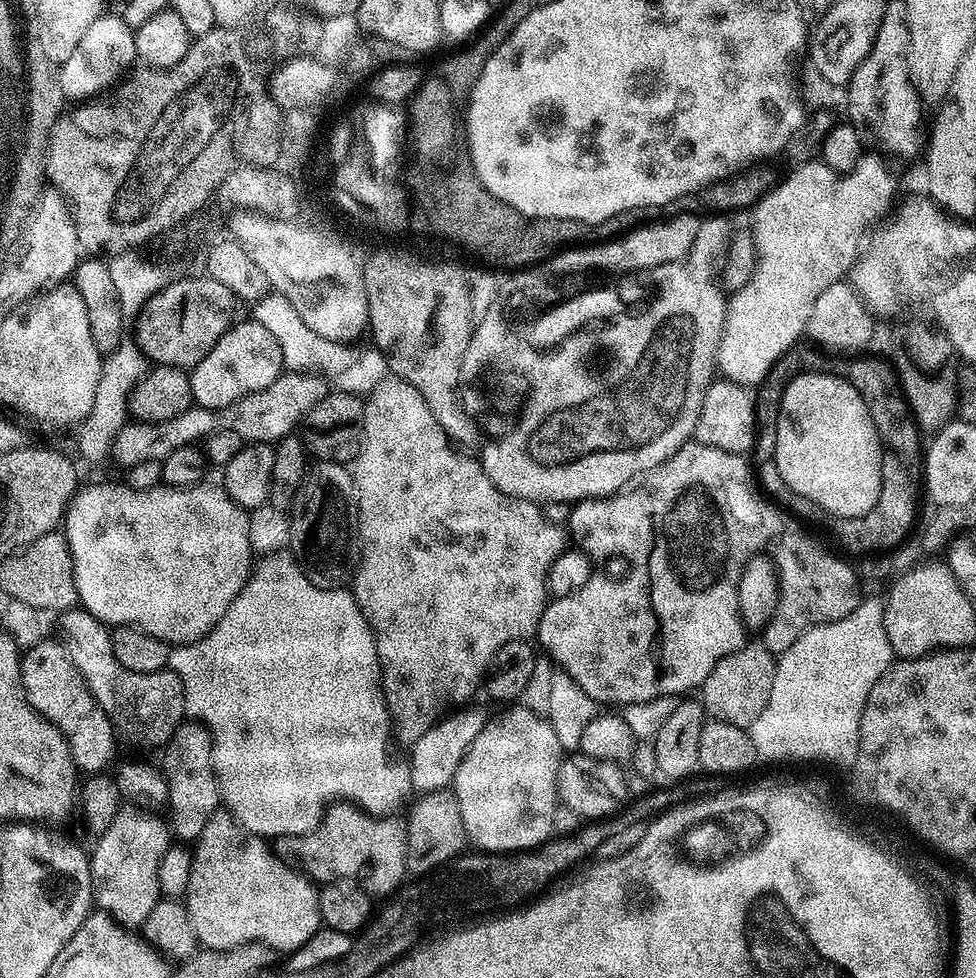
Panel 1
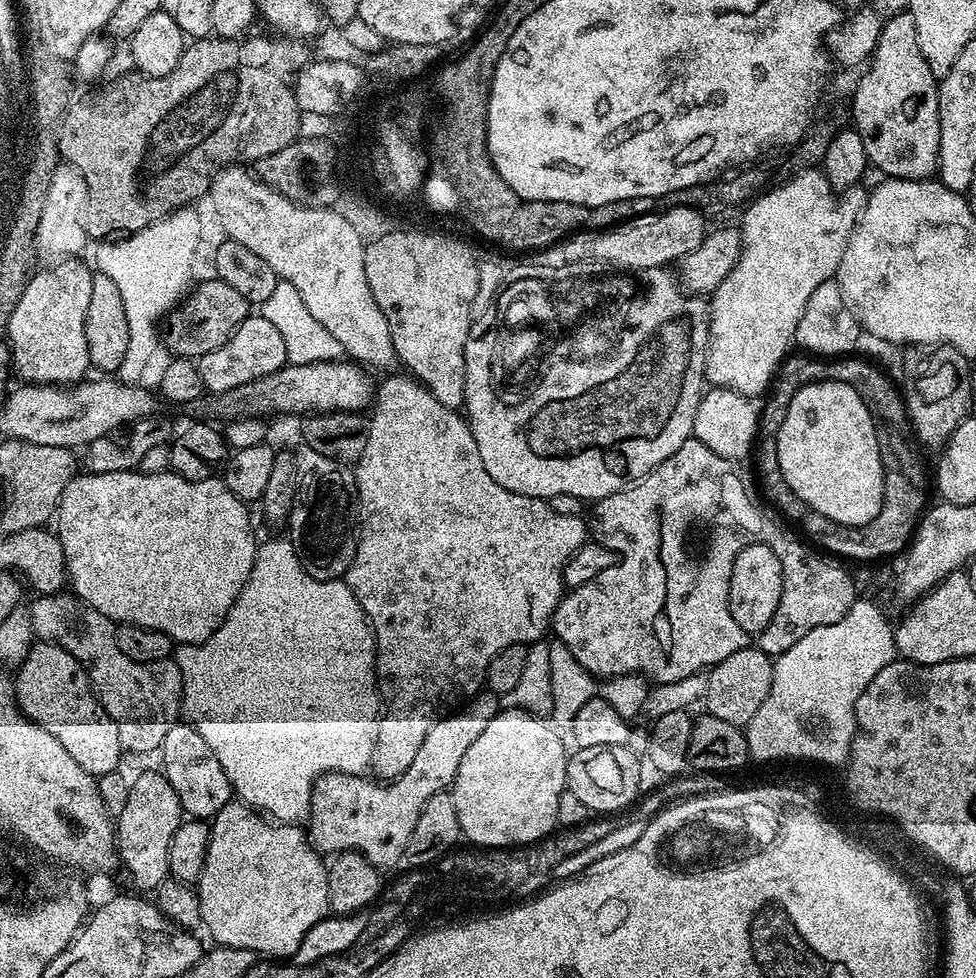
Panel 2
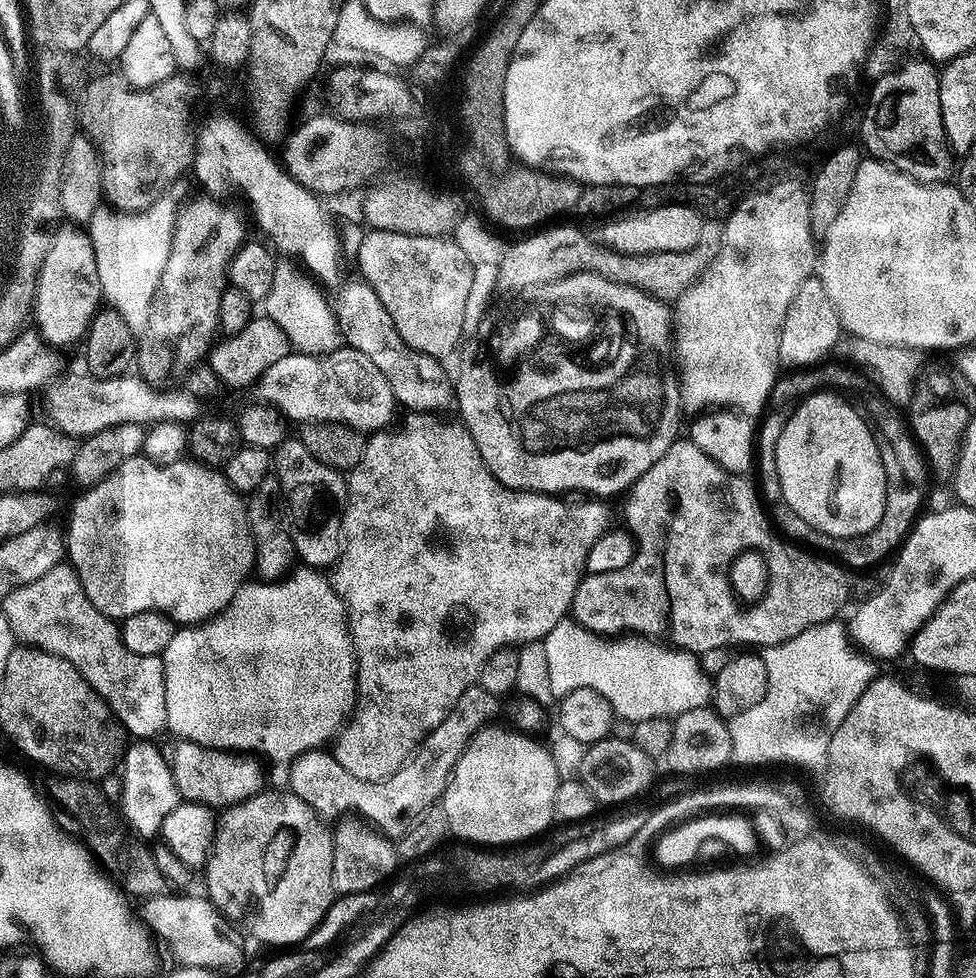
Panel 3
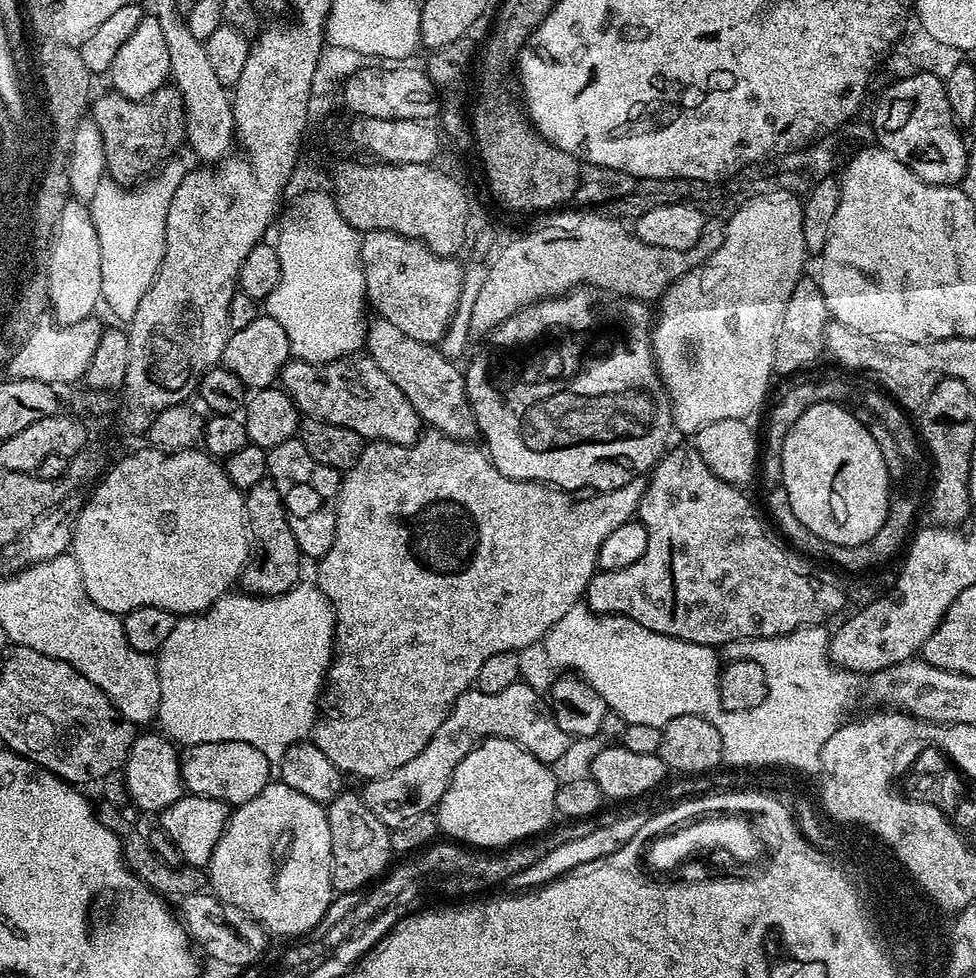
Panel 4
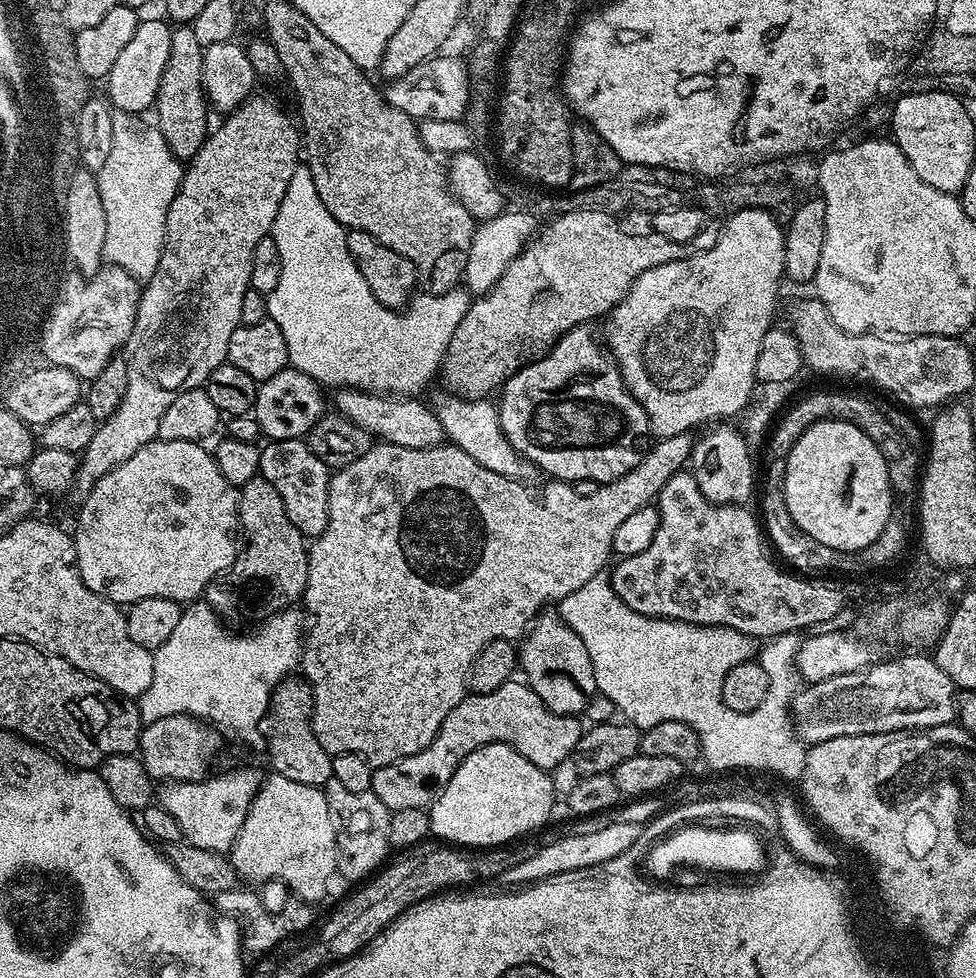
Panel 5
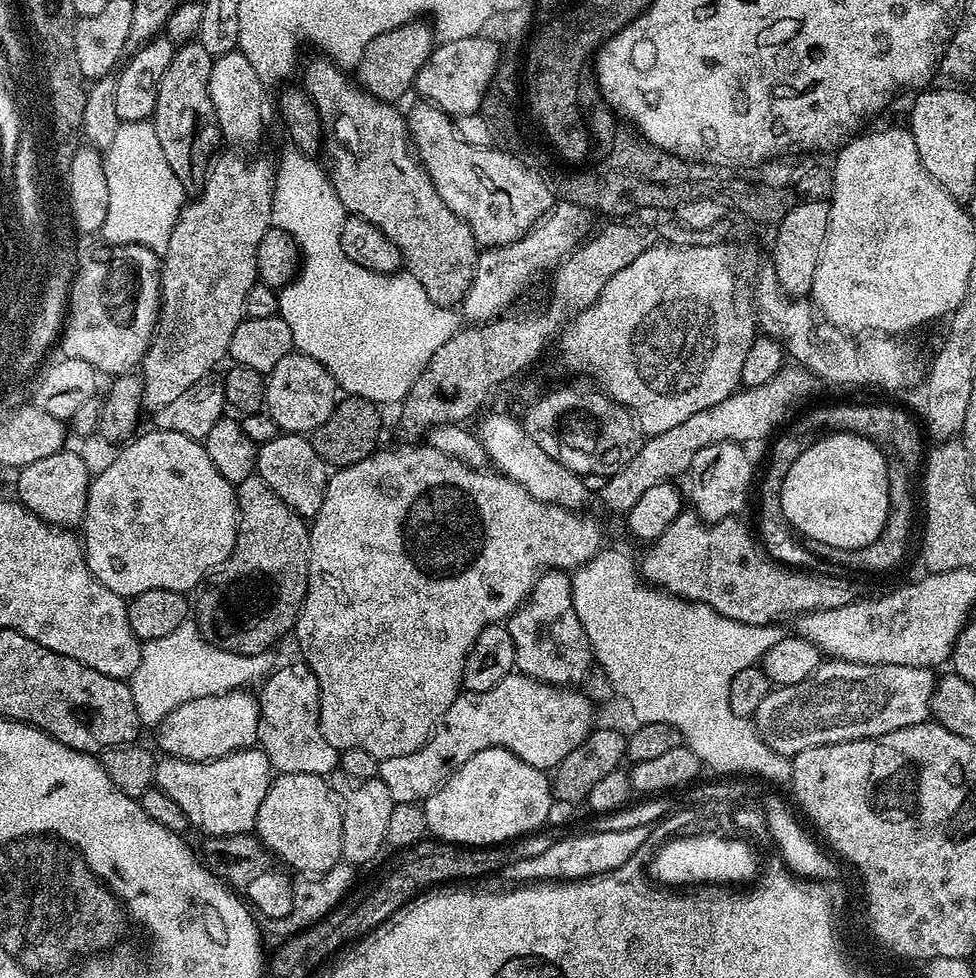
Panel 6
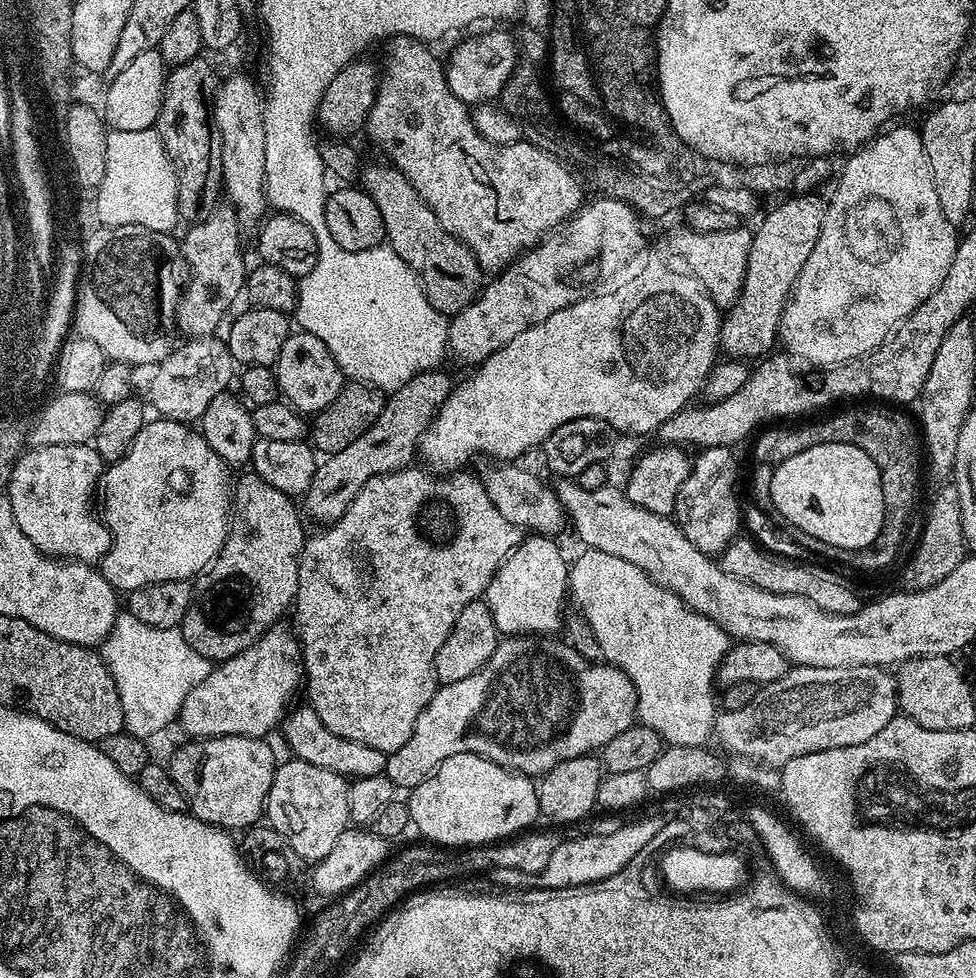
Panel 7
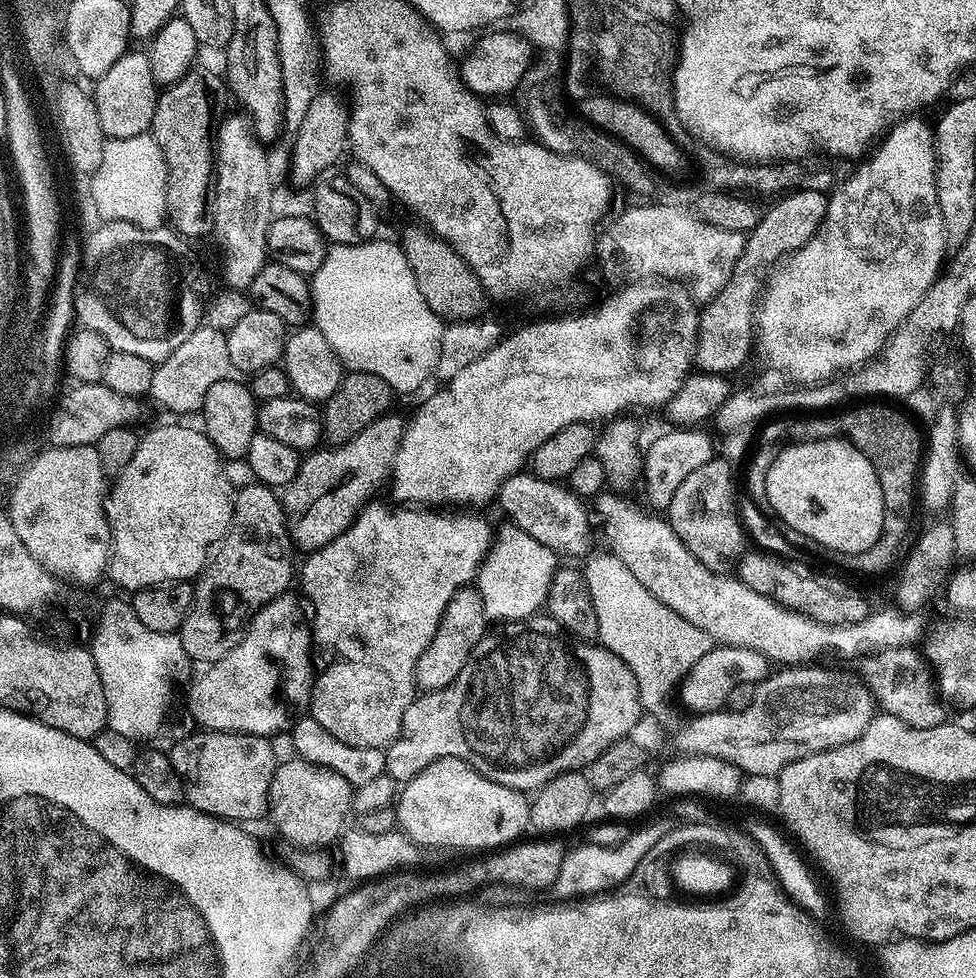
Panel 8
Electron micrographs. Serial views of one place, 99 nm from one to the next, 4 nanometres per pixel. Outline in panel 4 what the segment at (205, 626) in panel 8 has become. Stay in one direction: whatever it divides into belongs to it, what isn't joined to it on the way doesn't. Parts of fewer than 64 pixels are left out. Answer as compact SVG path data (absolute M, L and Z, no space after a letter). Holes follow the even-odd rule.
M270 478L258 482L258 486L247 489L244 498L244 516L248 520L248 563L240 574L239 587L245 593L259 596L280 596L301 583L300 560L302 553L294 538L294 530L288 525L289 514L282 498Z

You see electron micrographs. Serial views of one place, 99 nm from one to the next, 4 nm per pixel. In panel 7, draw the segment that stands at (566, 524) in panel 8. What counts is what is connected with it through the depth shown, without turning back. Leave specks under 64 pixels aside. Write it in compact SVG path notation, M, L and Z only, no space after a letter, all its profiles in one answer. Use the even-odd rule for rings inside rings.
M484 458L479 463L474 469L474 475L486 494L490 494L490 502L498 506L498 514L502 514L508 524L521 530L529 528L528 532L532 534L556 534L552 532L566 524L566 513L555 491L549 485L547 488L534 473L519 468L516 462L499 464L495 459Z

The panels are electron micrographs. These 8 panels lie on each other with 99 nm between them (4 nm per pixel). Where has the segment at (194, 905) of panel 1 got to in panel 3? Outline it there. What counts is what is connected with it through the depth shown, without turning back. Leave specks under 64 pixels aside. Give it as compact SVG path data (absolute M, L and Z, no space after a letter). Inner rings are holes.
M265 790L223 809L207 872L207 899L225 921L241 924L264 944L296 946L315 930L334 899L332 832L295 792Z

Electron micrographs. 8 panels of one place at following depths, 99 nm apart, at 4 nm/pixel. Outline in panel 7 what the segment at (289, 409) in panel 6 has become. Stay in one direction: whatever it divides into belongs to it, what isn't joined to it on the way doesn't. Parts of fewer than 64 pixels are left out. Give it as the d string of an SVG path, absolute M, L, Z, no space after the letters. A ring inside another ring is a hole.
M303 330L293 331L286 338L286 342L282 342L282 350L276 359L274 371L280 396L301 414L315 414L330 406L330 402L338 398L346 383L346 377L341 372L334 354L330 354L326 342Z

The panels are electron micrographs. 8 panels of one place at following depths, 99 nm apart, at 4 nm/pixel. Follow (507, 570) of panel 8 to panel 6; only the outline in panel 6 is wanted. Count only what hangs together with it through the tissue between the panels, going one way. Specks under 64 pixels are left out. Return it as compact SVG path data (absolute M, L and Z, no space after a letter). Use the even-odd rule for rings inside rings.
M548 570L541 574L527 601L521 604L517 612L512 613L506 627L516 647L516 668L525 676L544 684L580 686L594 667L592 647L586 638L586 630L582 622L578 622L578 614L572 605L572 582L567 571Z

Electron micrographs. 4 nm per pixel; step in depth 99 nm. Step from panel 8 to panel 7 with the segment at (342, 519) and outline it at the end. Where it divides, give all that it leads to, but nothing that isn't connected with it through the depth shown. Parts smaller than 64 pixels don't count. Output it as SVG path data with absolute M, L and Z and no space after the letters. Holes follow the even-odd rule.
M440 371L423 372L410 378L406 386L385 399L378 422L374 422L374 426L362 438L350 442L346 450L337 451L340 455L340 492L324 500L322 508L328 510L326 514L332 514L336 520L342 518L358 490L362 490L362 486L366 486L372 476L378 476L381 472L398 472L415 461L412 459L418 456L420 440L431 427L432 421L439 416L440 408L449 397L448 376Z

